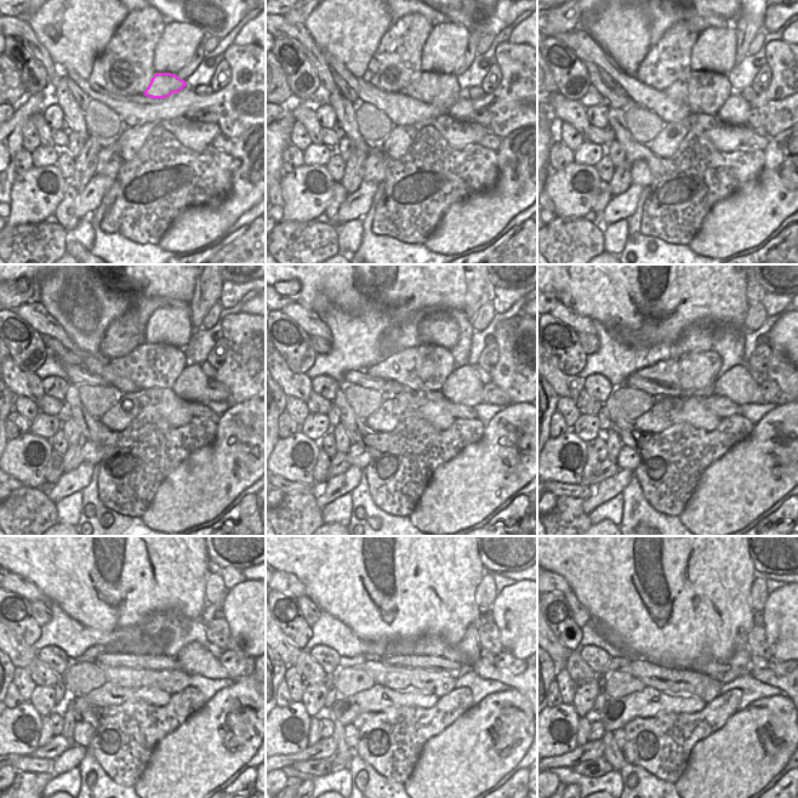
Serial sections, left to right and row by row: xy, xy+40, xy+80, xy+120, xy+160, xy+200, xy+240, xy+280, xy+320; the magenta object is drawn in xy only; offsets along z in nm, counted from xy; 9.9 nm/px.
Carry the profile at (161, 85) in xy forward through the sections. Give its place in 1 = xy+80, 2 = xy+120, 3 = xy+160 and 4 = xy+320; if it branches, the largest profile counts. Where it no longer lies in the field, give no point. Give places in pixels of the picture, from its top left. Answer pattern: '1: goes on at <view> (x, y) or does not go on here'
1: goes on at xy+80 (705, 92)
2: goes on at xy+120 (149, 365)
3: goes on at xy+160 (426, 366)
4: goes on at xy+320 (583, 701)

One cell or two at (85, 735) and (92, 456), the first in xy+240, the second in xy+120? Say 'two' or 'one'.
one

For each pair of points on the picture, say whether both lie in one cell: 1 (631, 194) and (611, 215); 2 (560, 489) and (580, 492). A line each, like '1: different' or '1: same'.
1: same
2: same

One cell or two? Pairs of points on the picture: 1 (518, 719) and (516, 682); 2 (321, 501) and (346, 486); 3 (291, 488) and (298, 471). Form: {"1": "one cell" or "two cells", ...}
{"1": "two cells", "2": "one cell", "3": "two cells"}

